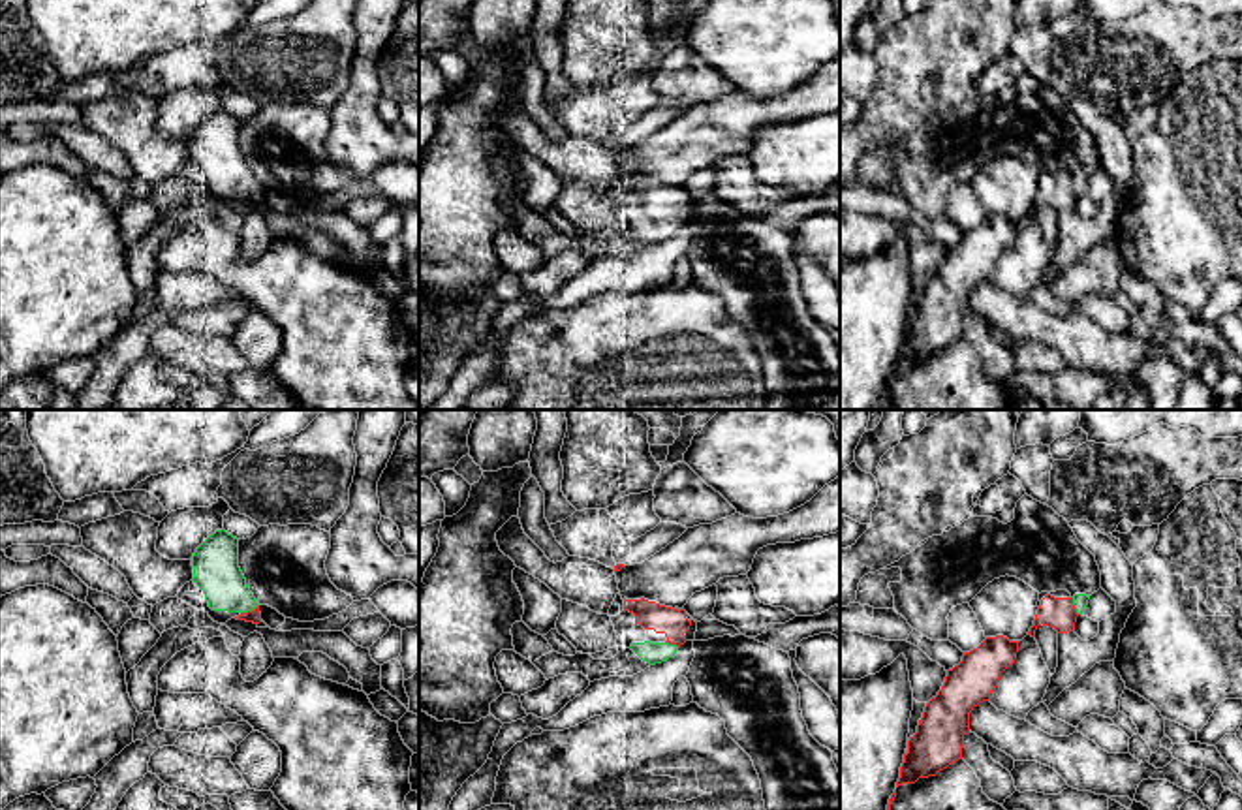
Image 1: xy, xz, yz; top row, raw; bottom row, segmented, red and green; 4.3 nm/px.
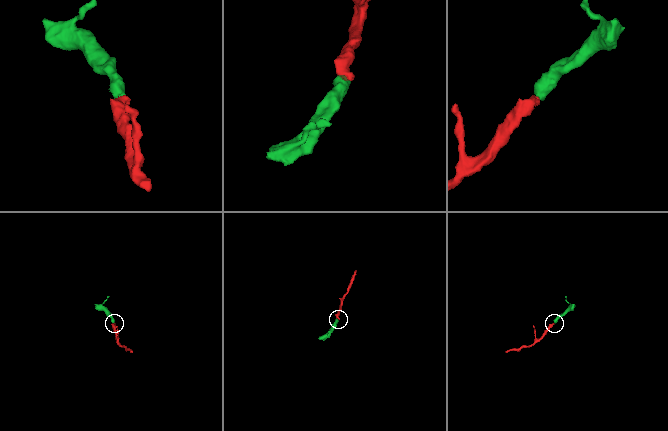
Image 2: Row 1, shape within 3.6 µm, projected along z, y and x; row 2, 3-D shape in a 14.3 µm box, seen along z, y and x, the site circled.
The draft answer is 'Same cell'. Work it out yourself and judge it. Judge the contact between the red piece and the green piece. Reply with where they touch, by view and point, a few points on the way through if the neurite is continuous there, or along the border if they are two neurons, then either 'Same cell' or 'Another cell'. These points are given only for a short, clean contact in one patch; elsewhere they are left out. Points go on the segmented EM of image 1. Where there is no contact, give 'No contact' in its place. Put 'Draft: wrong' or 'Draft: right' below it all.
Touches red at xy (248, 611). Path across: xy (254, 615), (248, 611), (217, 572). Same cell
Draft: right

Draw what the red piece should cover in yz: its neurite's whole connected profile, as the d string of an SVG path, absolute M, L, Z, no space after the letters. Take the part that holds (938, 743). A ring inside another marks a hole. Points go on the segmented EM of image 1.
M1003 635L986 637L947 671L941 690L924 707L917 733L908 740L896 787L936 776L962 759L970 712L979 703L990 701L1001 673L1017 660L1018 643Z

